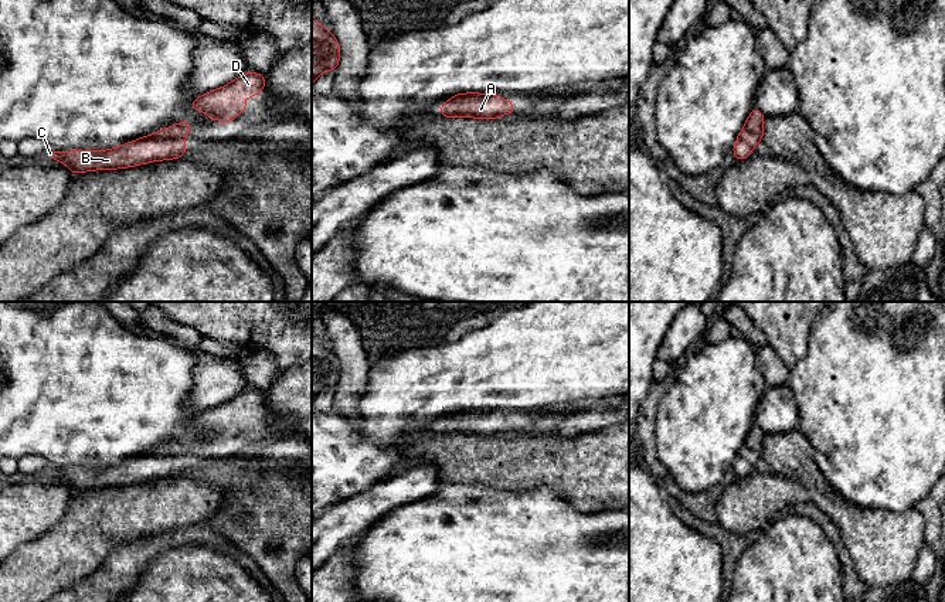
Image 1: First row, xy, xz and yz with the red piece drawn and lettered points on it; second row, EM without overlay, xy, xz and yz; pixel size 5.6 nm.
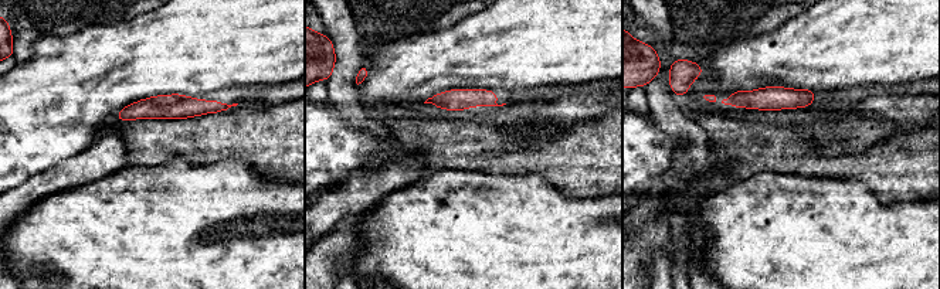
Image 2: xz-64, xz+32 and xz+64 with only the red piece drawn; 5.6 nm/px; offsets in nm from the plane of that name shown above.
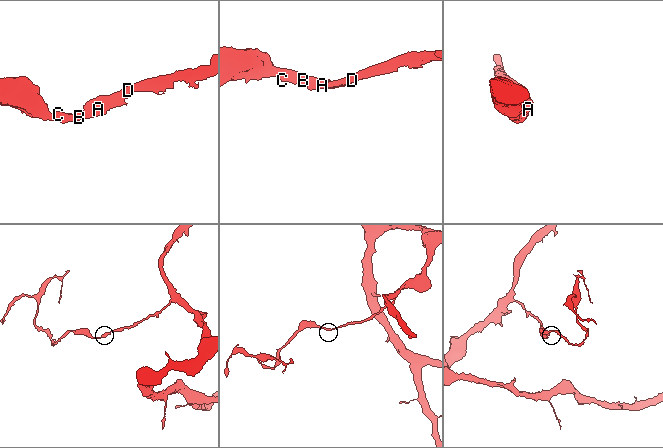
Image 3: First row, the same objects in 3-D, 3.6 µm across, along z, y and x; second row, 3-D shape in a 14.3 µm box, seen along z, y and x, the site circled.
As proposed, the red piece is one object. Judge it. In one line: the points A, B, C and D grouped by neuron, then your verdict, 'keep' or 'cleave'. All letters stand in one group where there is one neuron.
groups A B C D; keep

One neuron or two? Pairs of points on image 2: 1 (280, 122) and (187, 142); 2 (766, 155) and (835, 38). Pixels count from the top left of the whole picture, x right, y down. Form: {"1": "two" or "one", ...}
{"1": "one", "2": "two"}

